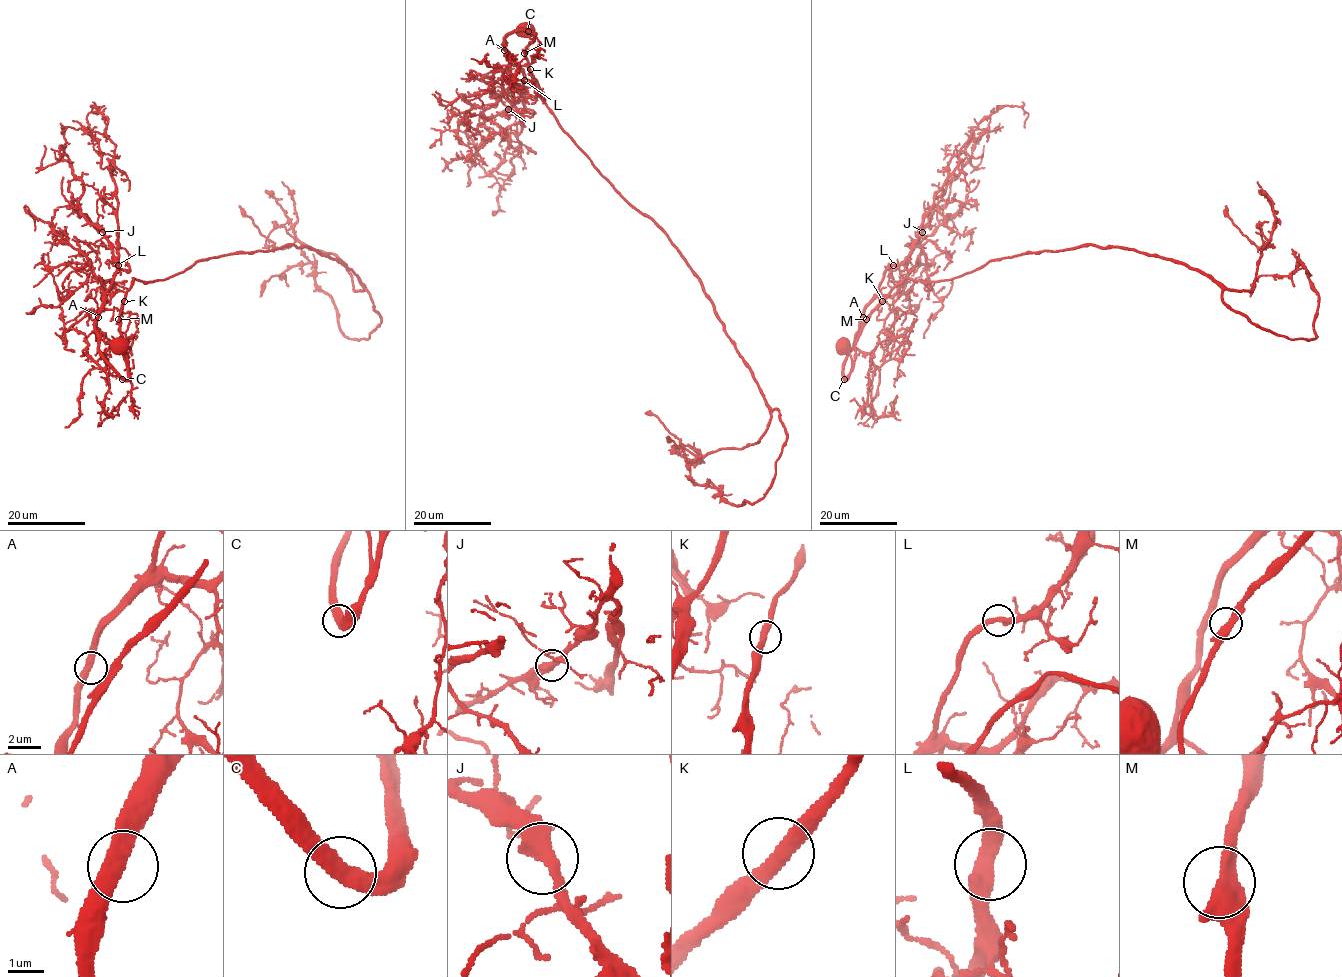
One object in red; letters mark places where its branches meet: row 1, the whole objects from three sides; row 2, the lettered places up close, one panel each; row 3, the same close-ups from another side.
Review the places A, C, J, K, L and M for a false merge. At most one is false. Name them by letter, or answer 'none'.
none

